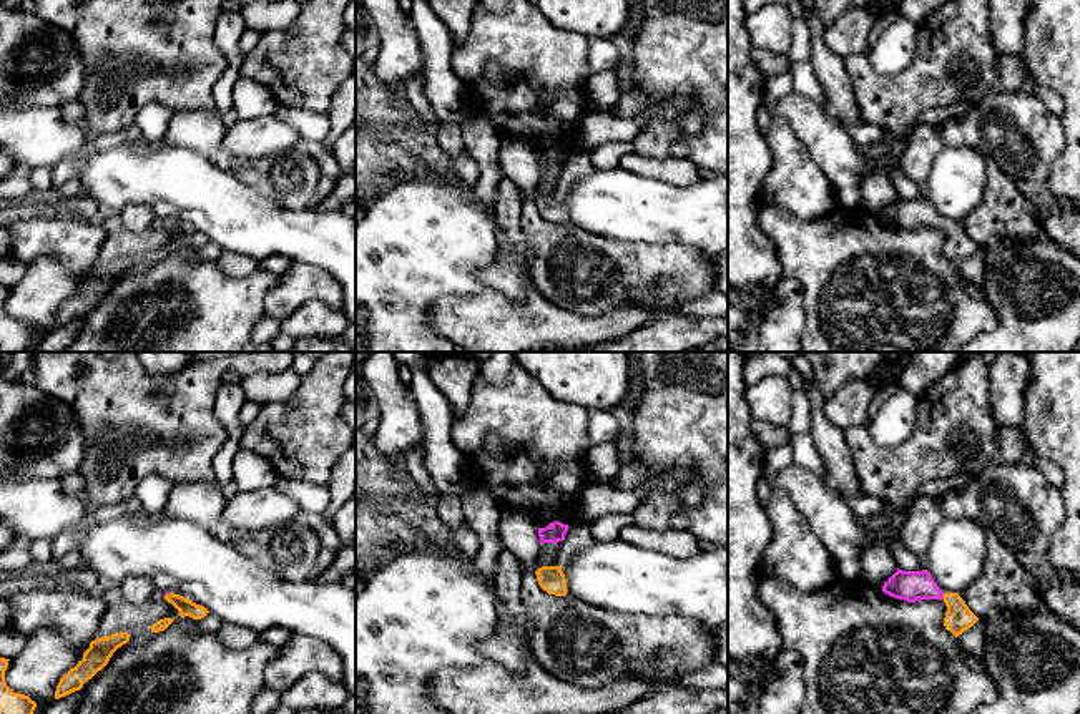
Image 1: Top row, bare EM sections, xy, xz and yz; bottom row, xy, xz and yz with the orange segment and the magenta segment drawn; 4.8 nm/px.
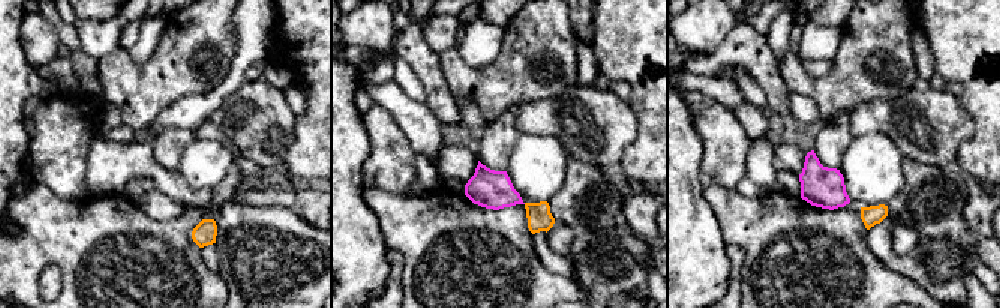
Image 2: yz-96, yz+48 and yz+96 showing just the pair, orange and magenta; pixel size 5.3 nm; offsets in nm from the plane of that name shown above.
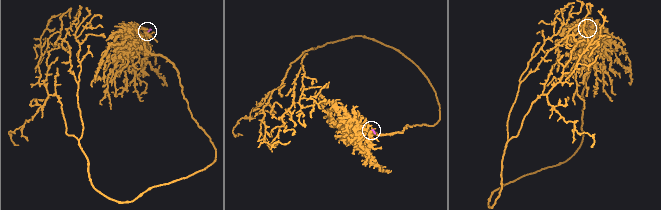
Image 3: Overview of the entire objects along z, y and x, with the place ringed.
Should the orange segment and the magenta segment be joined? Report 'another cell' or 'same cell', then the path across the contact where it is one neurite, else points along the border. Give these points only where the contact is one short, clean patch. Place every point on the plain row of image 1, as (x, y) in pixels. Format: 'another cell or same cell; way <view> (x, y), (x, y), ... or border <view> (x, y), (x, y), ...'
same cell; way yz (959, 246), (957, 238), (944, 224), (922, 215), (911, 215)

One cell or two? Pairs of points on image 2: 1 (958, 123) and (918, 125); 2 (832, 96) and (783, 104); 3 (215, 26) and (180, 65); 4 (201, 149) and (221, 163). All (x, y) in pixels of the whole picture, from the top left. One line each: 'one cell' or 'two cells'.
1: one cell
2: two cells
3: one cell
4: one cell

